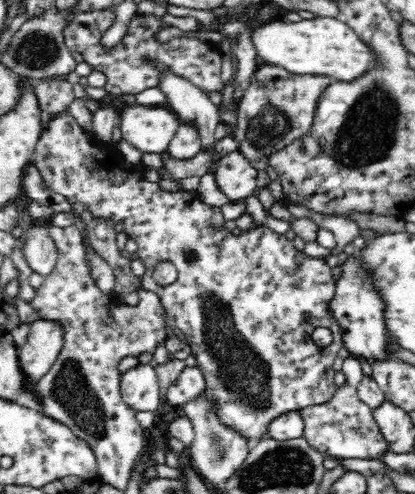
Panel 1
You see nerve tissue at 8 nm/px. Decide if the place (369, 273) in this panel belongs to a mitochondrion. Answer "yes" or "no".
no

